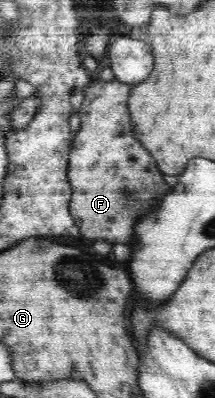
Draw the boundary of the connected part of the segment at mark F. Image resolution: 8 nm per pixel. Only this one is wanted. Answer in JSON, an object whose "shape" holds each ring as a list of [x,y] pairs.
{"shape":[[[114,78],[109,82],[91,80],[84,88],[84,99],[78,113],[81,125],[71,138],[67,177],[72,191],[69,211],[80,230],[79,235],[88,240],[107,240],[112,244],[134,246],[136,222],[156,212],[162,198],[170,192],[164,176],[156,168],[156,162],[134,134],[134,124],[128,114],[128,99],[133,87]]]}

